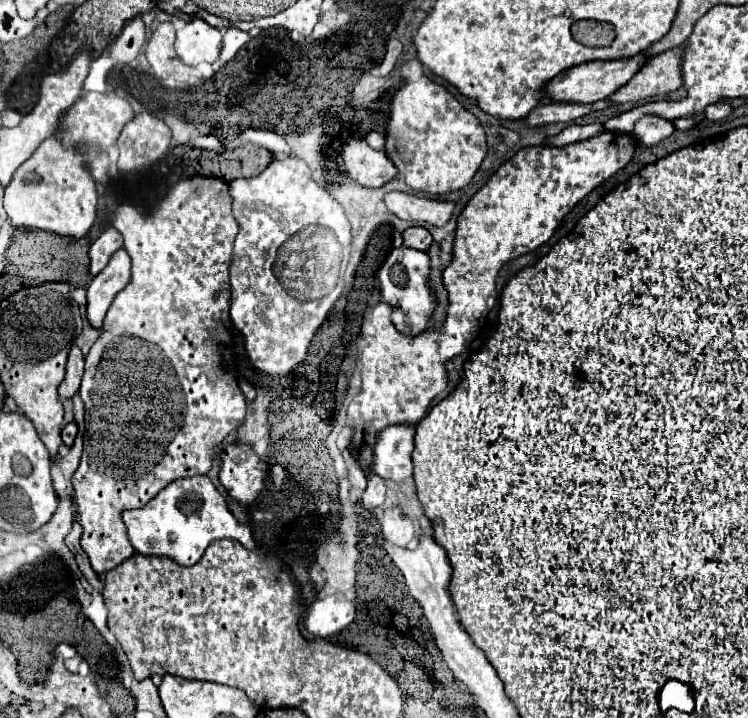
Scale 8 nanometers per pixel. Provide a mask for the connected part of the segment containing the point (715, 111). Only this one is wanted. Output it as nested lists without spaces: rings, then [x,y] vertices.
[[[718,102],[718,104],[710,106],[710,108],[706,108],[704,114],[706,114],[706,118],[712,120],[712,122],[716,122],[716,120],[724,120],[726,116],[732,114],[732,106],[726,104],[726,102]]]

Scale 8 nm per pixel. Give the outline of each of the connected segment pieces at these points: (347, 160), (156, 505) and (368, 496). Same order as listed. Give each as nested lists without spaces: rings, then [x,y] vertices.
[[[350,140],[344,146],[344,164],[348,176],[366,188],[380,188],[398,172],[382,150],[372,150],[364,140]]]
[[[208,476],[174,480],[144,508],[126,510],[122,518],[128,528],[128,538],[138,554],[168,556],[182,566],[194,566],[202,558],[208,544],[220,538],[238,540],[248,550],[258,548],[250,528],[238,524],[238,520],[228,508],[226,498],[216,490]]]
[[[370,472],[370,476],[368,476],[368,488],[364,492],[364,506],[366,508],[378,508],[378,506],[382,506],[384,496],[386,496],[386,484],[384,484],[384,480],[380,476],[376,476],[376,474]]]

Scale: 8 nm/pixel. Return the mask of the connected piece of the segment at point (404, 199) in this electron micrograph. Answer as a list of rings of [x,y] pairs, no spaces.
[[[390,192],[384,202],[386,208],[398,218],[408,222],[426,222],[432,226],[444,226],[456,206],[454,200],[430,200],[406,192]]]

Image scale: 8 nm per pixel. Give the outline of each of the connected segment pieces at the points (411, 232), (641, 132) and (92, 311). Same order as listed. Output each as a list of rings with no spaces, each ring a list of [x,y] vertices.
[[[412,226],[412,228],[406,228],[402,232],[402,244],[408,246],[408,248],[414,248],[414,250],[422,250],[426,252],[430,246],[432,246],[432,236],[426,228],[422,226]]]
[[[642,116],[634,128],[632,128],[632,136],[638,136],[638,144],[642,146],[654,146],[660,140],[668,138],[674,132],[674,122],[670,120],[662,120],[662,116]]]
[[[120,248],[110,264],[92,278],[92,282],[86,288],[86,316],[92,328],[100,330],[104,316],[114,300],[114,296],[126,288],[126,284],[130,282],[130,256],[126,254],[124,248]]]

